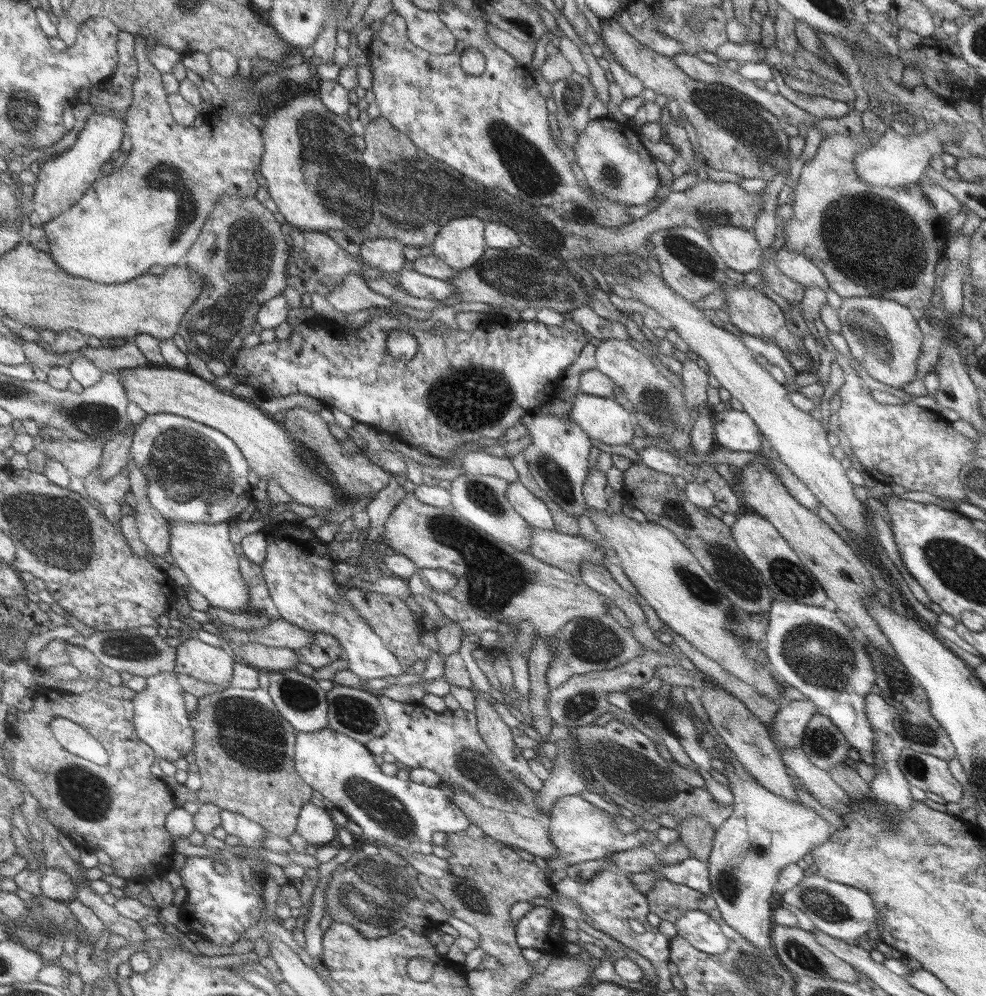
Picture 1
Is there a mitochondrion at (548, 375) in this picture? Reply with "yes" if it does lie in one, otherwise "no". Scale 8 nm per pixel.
no

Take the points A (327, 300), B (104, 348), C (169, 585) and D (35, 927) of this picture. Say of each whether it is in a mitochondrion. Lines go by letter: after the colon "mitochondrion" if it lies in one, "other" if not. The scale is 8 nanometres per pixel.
A: other
B: other
C: other
D: mitochondrion

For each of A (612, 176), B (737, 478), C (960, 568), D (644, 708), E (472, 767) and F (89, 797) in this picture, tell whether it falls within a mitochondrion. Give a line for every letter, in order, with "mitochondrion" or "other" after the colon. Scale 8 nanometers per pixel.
A: mitochondrion
B: other
C: mitochondrion
D: other
E: mitochondrion
F: mitochondrion

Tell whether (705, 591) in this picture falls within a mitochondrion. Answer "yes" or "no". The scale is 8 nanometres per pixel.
yes

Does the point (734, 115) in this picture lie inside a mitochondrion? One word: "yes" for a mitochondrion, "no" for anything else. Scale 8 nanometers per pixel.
yes

